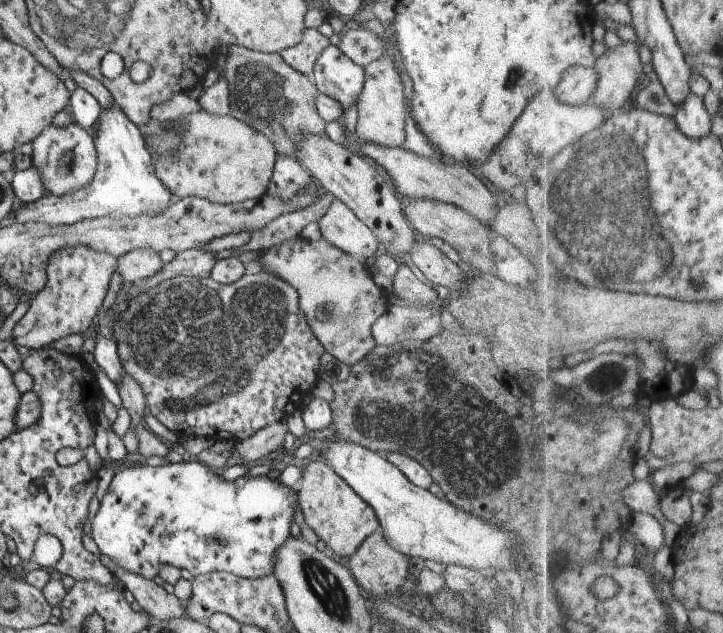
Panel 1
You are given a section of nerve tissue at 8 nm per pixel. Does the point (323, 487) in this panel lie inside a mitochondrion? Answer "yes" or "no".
no

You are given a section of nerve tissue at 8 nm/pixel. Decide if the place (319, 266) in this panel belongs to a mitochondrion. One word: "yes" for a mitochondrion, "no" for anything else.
no

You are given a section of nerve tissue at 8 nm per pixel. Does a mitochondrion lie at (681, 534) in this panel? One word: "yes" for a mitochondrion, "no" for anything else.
no

